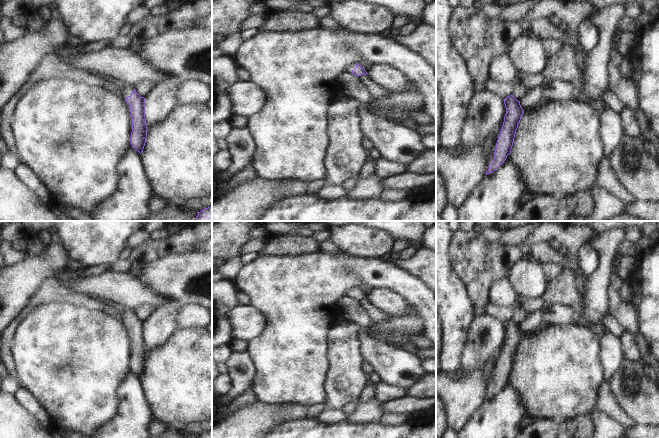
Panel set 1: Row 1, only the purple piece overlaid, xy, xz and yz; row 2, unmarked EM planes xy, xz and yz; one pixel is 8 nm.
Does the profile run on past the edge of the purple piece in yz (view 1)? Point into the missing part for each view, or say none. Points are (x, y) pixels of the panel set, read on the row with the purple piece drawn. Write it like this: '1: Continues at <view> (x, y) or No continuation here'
1: No continuation here.

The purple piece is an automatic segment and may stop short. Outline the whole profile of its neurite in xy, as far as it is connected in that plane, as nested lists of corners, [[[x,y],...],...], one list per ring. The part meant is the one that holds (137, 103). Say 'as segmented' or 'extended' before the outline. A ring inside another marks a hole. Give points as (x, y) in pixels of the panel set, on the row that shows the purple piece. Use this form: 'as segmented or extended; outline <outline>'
as segmented; outline [[[134,89],[133,94],[126,97],[126,101],[130,106],[132,117],[131,145],[141,154],[148,130],[145,118],[145,98],[141,97]]]

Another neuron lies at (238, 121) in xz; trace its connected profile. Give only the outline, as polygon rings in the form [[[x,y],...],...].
[[[234,115],[231,118],[231,124],[234,128],[247,127],[248,122],[249,118],[245,117],[244,115]]]

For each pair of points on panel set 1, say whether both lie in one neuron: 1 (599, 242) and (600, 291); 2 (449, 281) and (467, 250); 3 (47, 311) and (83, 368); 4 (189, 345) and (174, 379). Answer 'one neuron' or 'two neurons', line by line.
1: one neuron
2: two neurons
3: one neuron
4: one neuron

